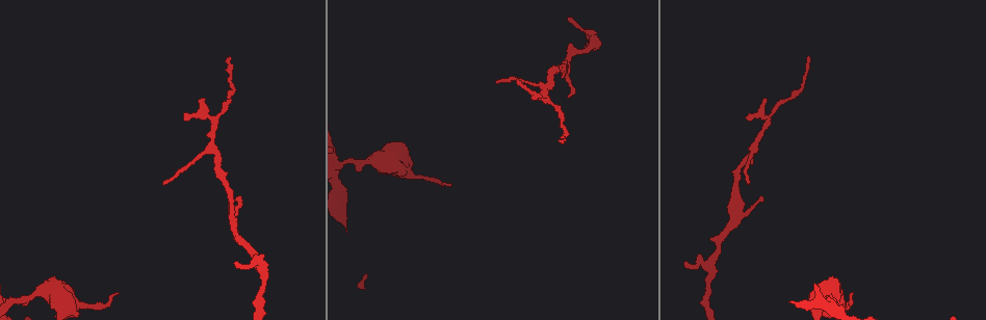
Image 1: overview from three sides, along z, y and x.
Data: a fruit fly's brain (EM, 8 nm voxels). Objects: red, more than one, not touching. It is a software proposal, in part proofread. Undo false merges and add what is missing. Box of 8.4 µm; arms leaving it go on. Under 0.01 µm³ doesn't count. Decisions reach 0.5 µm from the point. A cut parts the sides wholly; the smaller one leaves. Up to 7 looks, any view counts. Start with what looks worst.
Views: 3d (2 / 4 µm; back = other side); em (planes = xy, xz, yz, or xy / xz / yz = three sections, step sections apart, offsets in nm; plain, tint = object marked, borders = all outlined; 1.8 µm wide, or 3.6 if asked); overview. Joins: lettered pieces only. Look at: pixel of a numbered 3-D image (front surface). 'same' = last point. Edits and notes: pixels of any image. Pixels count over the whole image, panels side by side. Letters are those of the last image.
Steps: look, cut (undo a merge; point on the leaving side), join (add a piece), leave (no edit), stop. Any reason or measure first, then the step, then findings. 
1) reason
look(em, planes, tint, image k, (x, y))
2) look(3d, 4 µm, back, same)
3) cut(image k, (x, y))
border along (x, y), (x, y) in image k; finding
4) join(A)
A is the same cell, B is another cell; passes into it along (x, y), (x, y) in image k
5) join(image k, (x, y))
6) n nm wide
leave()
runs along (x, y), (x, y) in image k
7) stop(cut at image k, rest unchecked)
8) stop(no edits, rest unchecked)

tapers out
look(em, yz, step 4, borders, image 1, (851, 294))

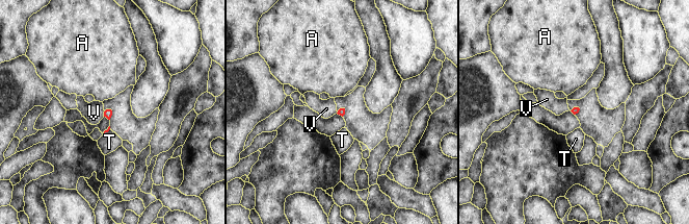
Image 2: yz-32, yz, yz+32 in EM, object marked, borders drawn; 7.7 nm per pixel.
another direction
look(em, xz, step 4, borders, same)

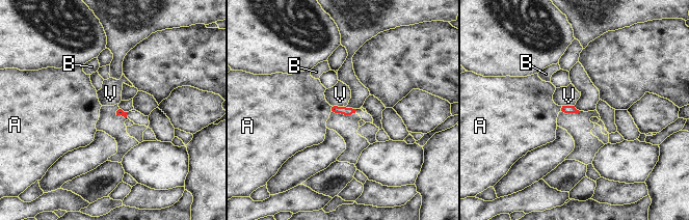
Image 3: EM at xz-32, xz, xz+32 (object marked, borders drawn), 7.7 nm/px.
leave()
A, B and V are other cells; border along (562, 105), (574, 106) in image 3; none of them fits

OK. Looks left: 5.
thin end
look(3d, 2 µm, image 1, (236, 198))

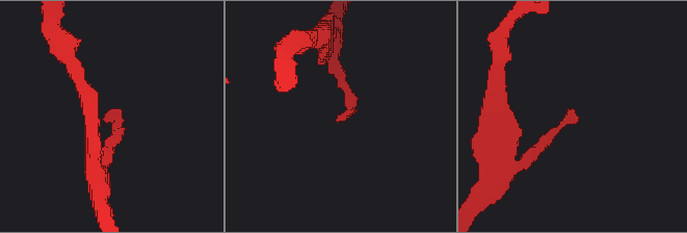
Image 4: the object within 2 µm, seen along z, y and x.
now the EM
look(em, planes, plain, image 4, (107, 116))

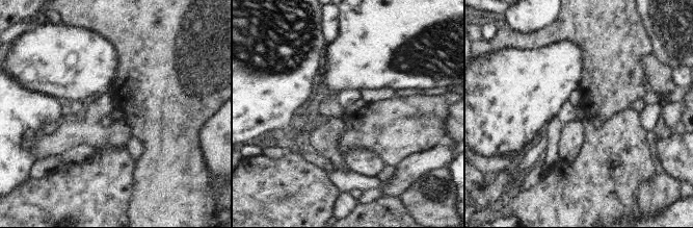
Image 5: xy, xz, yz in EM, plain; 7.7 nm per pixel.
look(em, planes, borders, same)

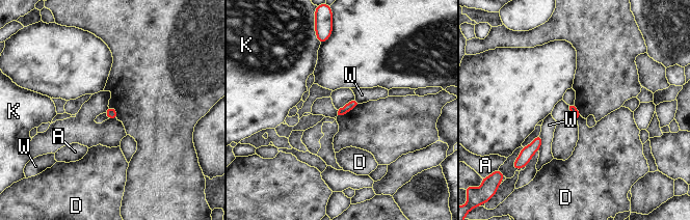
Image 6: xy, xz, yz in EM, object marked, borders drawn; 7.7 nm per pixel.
leave()
A, D, K and W are other cells; border along (579, 114), (576, 118) in image 6; no lettered piece goes on from it

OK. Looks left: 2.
stop(no edits, rest unchecked)

